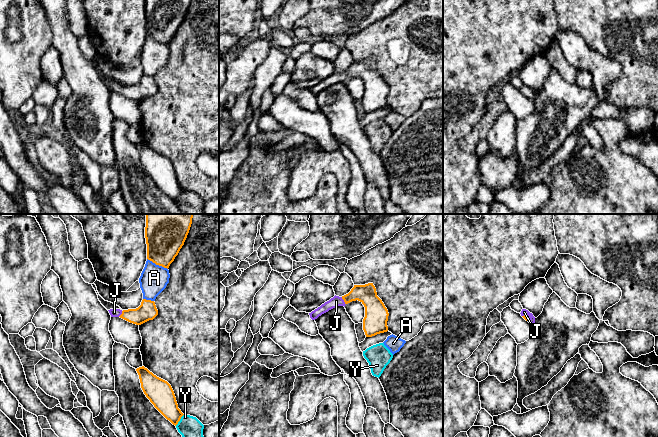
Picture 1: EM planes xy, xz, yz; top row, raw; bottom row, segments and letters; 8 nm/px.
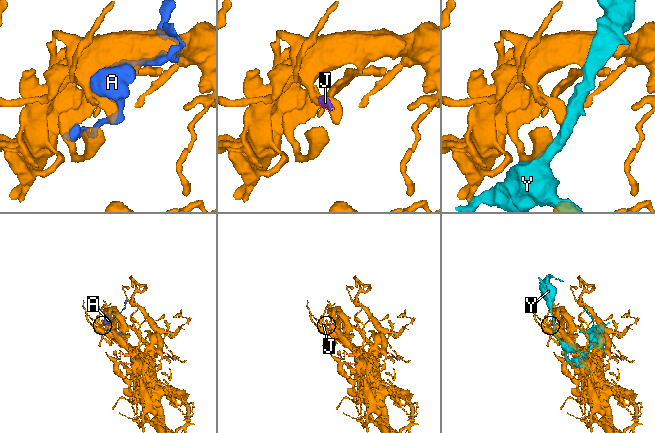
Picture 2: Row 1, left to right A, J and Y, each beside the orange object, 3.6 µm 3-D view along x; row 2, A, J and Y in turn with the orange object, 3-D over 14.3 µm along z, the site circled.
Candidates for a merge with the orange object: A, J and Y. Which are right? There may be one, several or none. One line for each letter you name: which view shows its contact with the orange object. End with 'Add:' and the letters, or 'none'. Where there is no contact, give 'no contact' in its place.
J: meets orange in xz
Add: J

